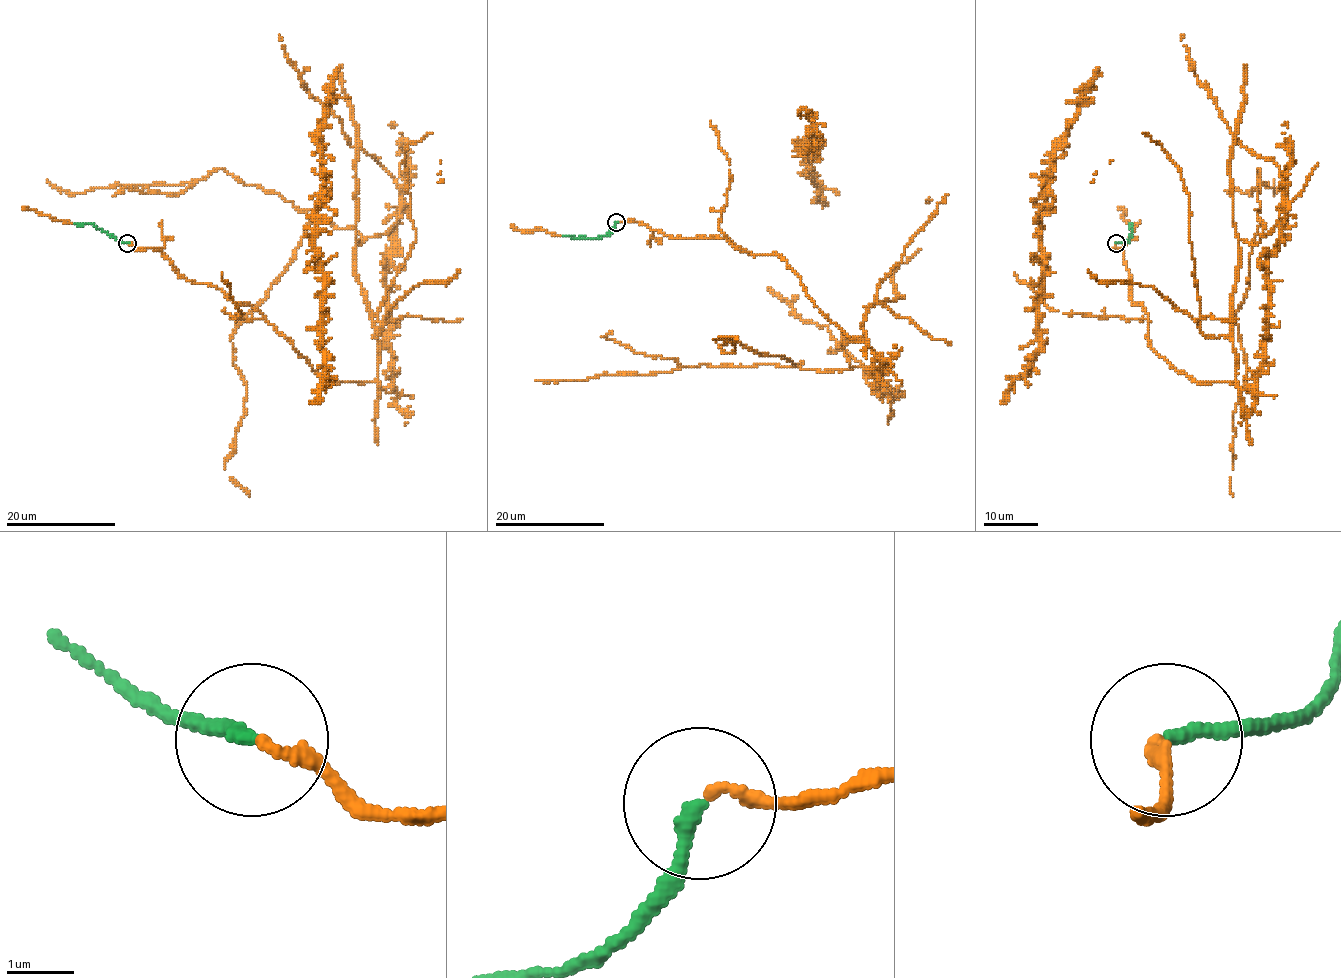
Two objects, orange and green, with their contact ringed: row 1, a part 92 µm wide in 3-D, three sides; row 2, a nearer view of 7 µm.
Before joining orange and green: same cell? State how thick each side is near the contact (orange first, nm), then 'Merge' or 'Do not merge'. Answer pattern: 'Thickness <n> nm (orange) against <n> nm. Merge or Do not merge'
Thickness 180 nm (orange) against 200 nm. Merge

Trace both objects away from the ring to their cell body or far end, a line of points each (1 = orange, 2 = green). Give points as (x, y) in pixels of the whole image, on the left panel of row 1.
1: (128, 243), (333, 384), (377, 377), (362, 236), (309, 222), (231, 339), (248, 496)
2: (127, 243), (91, 224), (74, 224)

